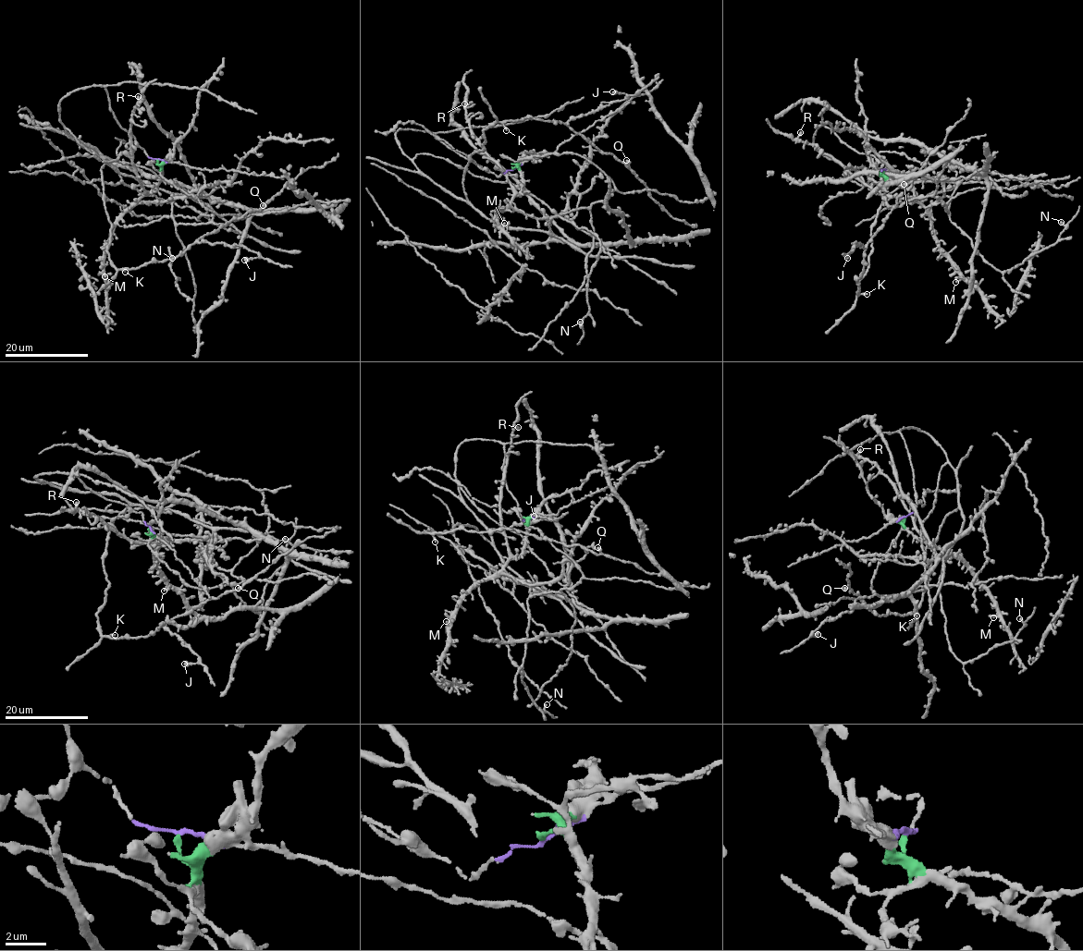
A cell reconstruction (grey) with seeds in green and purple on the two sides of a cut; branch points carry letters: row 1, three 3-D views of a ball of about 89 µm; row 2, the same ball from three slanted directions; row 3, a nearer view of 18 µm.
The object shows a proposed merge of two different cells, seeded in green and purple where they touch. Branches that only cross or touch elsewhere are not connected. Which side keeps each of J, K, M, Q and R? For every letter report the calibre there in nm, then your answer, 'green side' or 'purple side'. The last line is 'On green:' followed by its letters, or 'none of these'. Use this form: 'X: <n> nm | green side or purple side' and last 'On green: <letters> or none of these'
J: 550 nm | purple side
K: 280 nm | purple side
M: 220 nm | green side
Q: 500 nm | purple side
R: 420 nm | green side
On green: M, R

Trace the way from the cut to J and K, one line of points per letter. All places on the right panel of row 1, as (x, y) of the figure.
J: (883, 170), (833, 130), (813, 135), (858, 172), (906, 178), (878, 211), (857, 296), (865, 248), (847, 258)
K: (883, 170), (833, 130), (813, 135), (817, 151), (858, 172), (906, 178), (871, 229), (857, 296), (867, 295)

